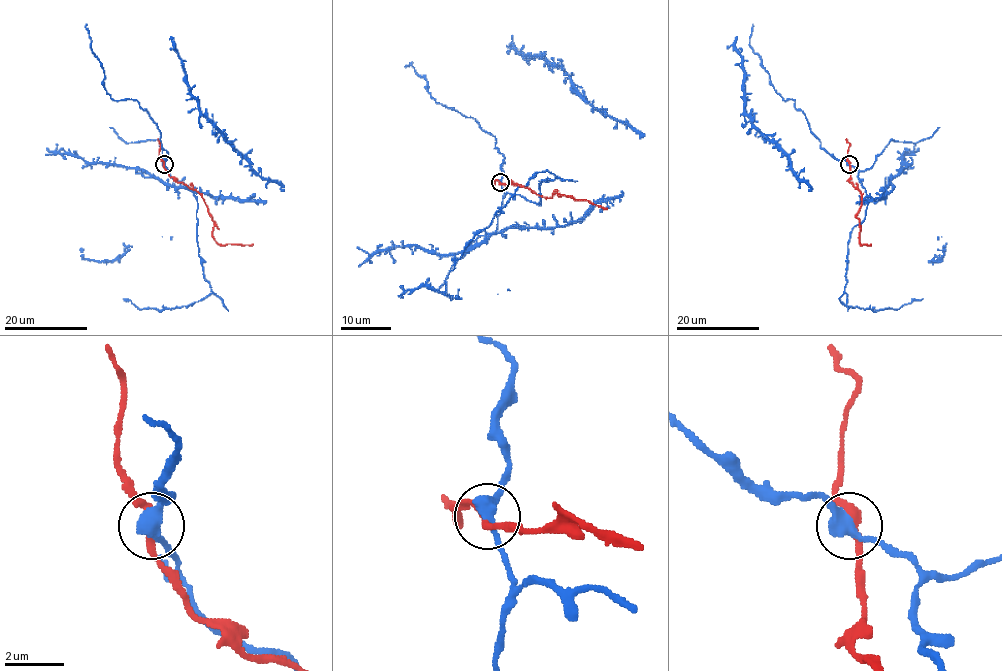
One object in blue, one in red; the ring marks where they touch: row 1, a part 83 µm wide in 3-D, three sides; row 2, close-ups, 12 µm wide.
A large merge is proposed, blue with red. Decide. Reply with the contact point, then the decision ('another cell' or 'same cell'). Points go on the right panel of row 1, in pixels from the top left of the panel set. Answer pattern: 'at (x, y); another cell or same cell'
at (849, 164); another cell

